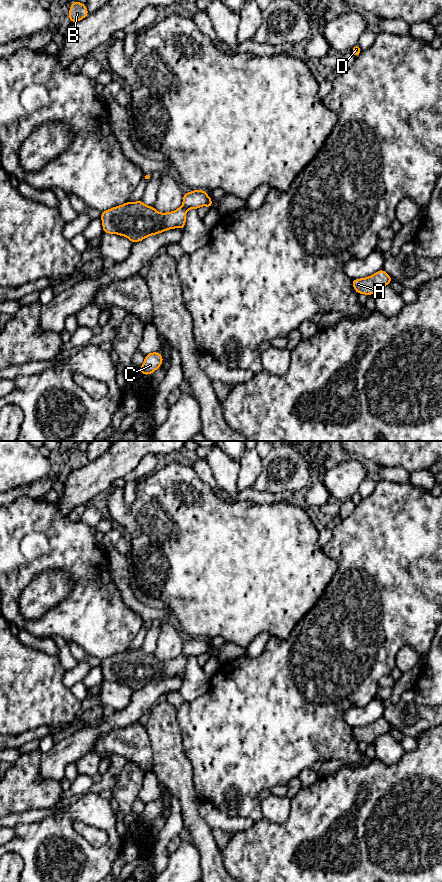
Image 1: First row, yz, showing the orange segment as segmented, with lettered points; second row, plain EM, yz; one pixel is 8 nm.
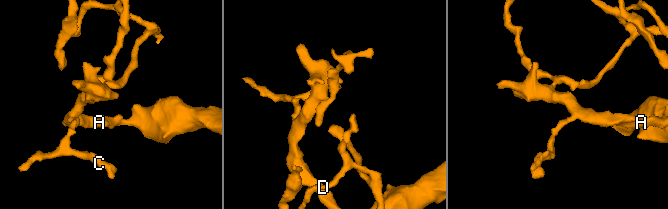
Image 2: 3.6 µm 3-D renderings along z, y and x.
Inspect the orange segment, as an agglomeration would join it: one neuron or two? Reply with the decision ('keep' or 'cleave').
cleave

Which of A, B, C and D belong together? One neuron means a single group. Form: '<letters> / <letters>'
A C / B D

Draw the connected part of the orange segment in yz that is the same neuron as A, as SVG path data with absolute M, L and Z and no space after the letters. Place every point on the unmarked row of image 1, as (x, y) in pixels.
M381 717L369 725L352 728L352 733L358 742L370 744L378 736L389 733L391 728L391 724Z

